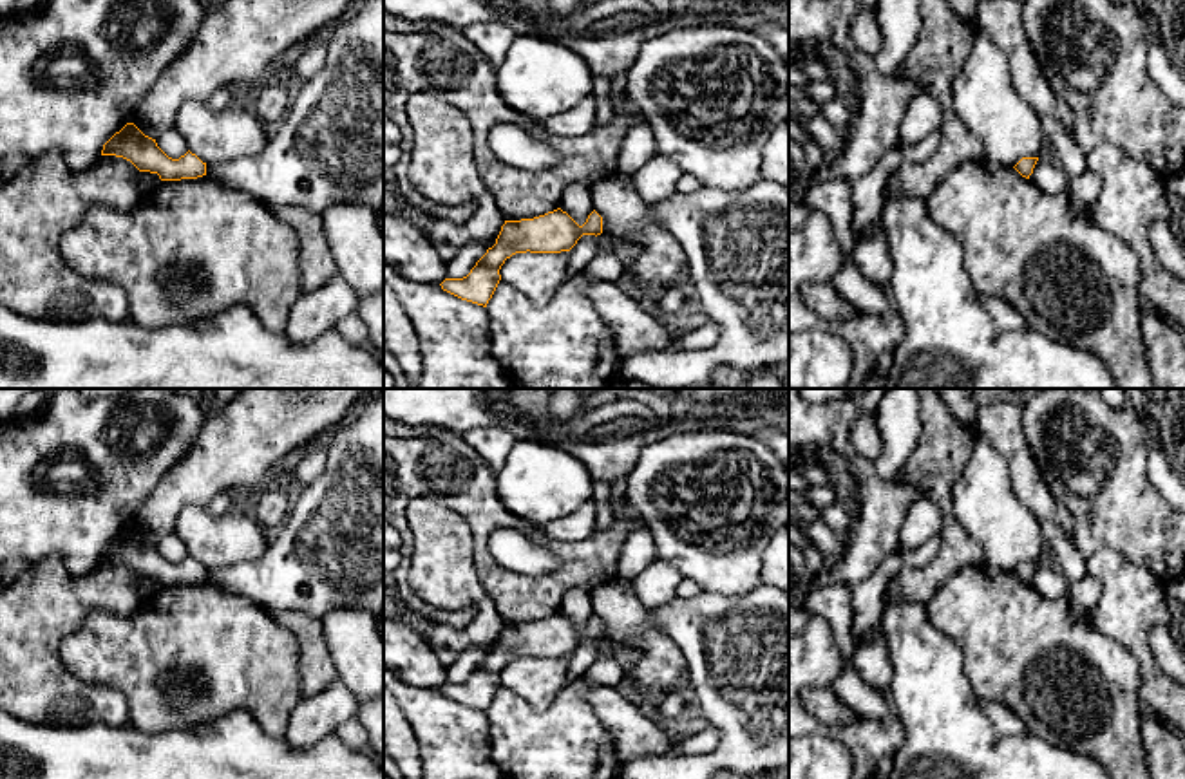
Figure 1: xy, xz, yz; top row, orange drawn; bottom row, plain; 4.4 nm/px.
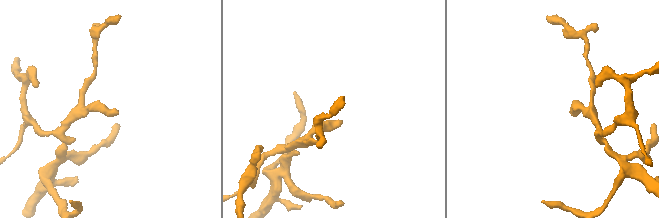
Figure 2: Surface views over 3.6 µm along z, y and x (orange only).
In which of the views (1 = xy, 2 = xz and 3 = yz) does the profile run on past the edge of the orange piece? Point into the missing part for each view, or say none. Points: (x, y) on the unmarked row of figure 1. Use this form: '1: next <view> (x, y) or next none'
1: next none
2: next none
3: next none

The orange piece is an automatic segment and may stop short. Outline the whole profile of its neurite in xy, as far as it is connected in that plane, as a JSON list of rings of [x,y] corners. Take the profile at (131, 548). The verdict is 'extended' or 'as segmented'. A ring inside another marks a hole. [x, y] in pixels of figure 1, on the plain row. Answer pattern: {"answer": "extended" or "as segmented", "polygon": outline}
{"answer": "as segmented", "polygon": [[[127,528],[116,537],[101,555],[101,560],[116,560],[130,566],[139,577],[157,578],[161,586],[197,584],[206,580],[203,568],[190,555],[179,564],[168,562],[156,548],[134,528]]]}

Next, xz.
{"answer": "as segmented", "polygon": [[[561,613],[534,624],[505,625],[496,649],[476,667],[463,683],[445,683],[443,696],[487,712],[501,680],[499,674],[507,663],[516,658],[561,658],[570,656],[583,640],[601,640],[602,622],[593,615],[586,627],[579,631]]]}

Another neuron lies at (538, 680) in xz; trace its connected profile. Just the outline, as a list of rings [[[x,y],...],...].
[[[568,656],[516,658],[499,674],[501,685],[521,696],[536,710],[548,709],[564,689]]]

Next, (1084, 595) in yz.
[[[1084,575],[1078,582],[1069,584],[1069,605],[1076,615],[1087,615],[1095,609],[1102,596],[1102,582],[1091,575]]]

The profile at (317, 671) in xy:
[[[302,611],[273,613],[273,618],[297,636],[299,676],[302,698],[320,694],[335,680],[337,667],[331,660],[322,624]]]

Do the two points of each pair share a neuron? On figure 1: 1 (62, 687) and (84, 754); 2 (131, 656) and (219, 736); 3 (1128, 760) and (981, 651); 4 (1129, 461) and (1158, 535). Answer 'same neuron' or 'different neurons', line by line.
1: different neurons
2: different neurons
3: same neuron
4: same neuron

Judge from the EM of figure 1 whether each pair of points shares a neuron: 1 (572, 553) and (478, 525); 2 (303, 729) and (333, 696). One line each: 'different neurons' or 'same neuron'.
1: same neuron
2: same neuron

